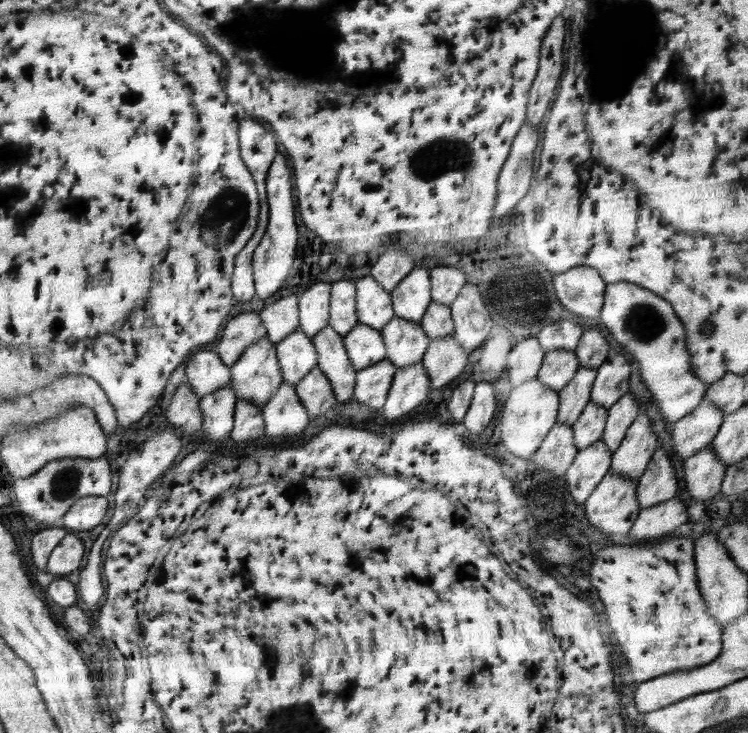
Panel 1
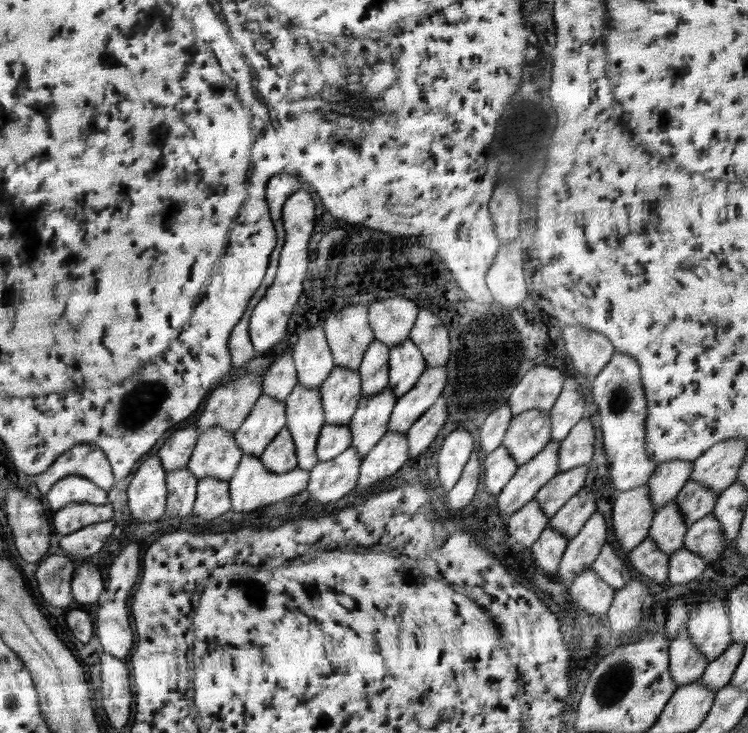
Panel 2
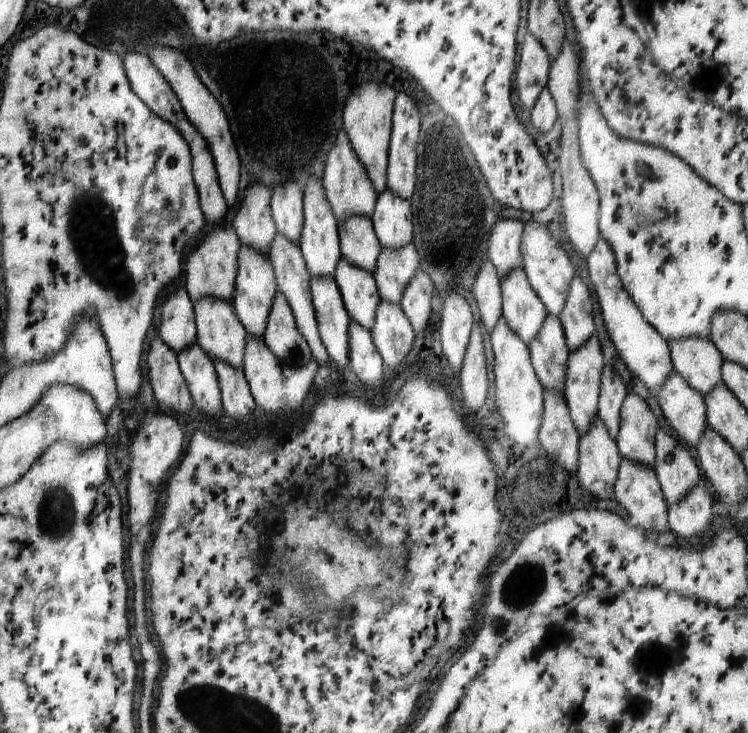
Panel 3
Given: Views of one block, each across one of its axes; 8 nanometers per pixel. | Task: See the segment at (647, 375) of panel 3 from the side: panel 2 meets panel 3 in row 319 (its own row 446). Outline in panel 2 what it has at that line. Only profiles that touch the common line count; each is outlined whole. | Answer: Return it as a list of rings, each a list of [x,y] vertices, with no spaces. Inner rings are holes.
[[[615,352],[593,380],[592,396],[599,413],[611,486],[620,494],[647,485],[656,464],[646,456],[647,400],[636,359]]]

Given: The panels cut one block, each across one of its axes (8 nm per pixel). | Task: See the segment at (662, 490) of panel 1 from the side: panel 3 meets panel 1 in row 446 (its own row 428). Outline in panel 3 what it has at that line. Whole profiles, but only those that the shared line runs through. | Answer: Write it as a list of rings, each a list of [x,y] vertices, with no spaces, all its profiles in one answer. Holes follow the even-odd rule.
[[[662,427],[655,434],[653,464],[667,504],[677,503],[700,480],[700,469],[688,449],[680,446]]]

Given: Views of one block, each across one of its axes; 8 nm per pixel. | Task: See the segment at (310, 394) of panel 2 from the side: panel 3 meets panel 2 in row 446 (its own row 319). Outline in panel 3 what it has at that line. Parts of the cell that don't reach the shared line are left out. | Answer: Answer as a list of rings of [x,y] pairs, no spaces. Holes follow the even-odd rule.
[[[277,232],[267,254],[275,274],[277,290],[285,294],[286,300],[296,319],[298,330],[302,333],[310,347],[311,356],[317,360],[320,366],[329,364],[326,363],[326,361],[330,362],[329,354],[320,338],[315,307],[311,299],[311,273],[308,272],[301,248],[295,242],[290,242],[290,240]]]

